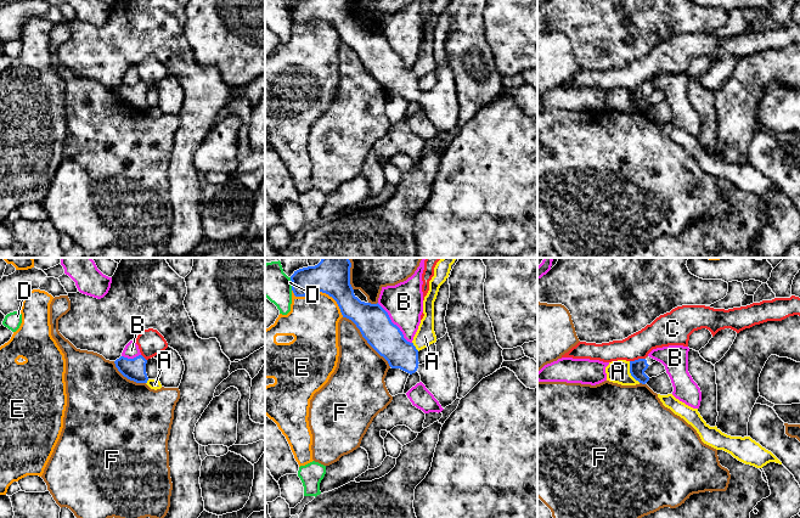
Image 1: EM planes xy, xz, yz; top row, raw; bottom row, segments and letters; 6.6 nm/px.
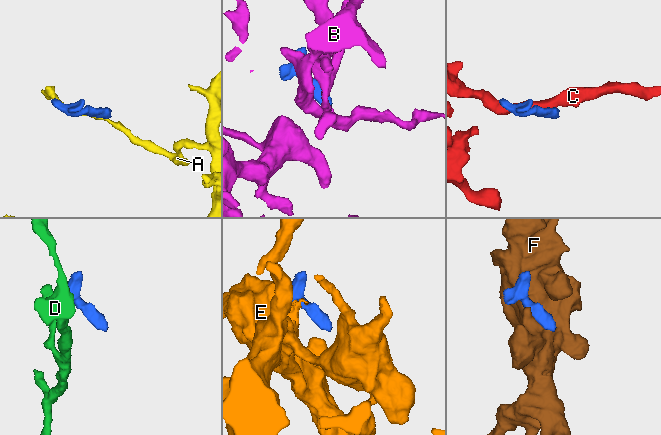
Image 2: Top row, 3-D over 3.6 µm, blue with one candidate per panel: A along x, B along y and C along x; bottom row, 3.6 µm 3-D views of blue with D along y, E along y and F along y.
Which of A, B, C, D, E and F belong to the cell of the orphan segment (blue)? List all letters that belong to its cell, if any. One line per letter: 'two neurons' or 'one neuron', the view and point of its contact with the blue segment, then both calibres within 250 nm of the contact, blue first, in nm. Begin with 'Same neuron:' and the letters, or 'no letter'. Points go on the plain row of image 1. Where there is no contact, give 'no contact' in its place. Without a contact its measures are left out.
Same neuron: no letter
A: two neurons; contact yz (630, 100); calibres 110 and 140 nm
B: two neurons; contact xz (393, 51); calibres 220 and 260 nm
C: two neurons; contact yz (638, 86); calibres 110 and 200 nm
D: two neurons; contact xz (292, 11); calibres 160 and 190 nm
E: two neurons; contact xz (320, 18); calibres 180 and 320 nm
F: two neurons; contact xz (365, 66); calibres 220 and 320 nm

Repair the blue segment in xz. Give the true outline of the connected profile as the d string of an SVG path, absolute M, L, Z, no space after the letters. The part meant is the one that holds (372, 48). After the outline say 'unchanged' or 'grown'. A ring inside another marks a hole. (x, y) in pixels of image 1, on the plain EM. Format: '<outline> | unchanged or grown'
M294 0L291 4L295 24L322 19L332 24L343 43L360 57L367 71L383 84L391 96L410 102L416 98L421 109L434 123L443 136L457 126L460 106L453 73L449 61L438 67L436 84L429 91L418 90L418 78L404 66L388 40L377 30L361 29L350 12L350 0Z | grown

